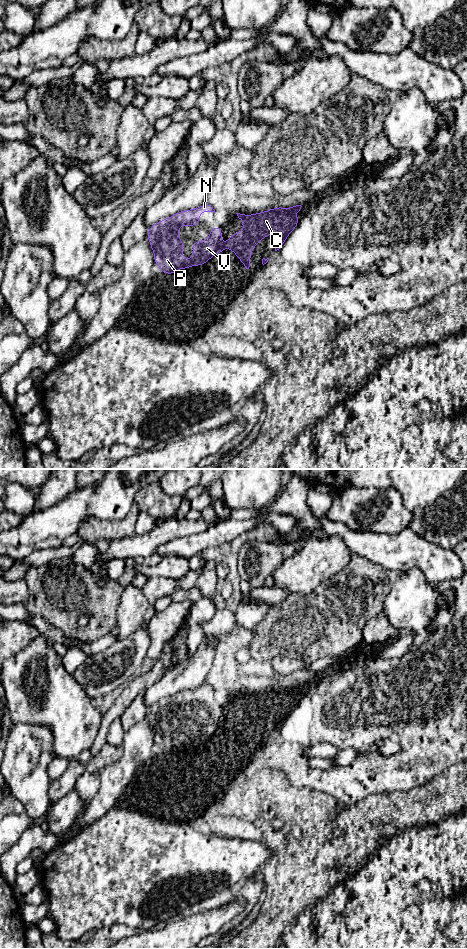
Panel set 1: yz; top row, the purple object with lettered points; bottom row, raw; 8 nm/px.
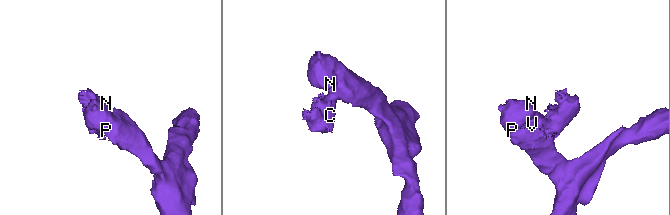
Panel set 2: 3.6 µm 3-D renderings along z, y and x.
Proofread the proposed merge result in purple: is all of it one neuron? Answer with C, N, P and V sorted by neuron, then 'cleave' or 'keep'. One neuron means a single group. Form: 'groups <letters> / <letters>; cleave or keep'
groups C / N P V; cleave

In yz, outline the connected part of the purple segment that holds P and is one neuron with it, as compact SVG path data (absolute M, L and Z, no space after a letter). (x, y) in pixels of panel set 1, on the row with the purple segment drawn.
M208 204L201 205L195 209L180 211L169 218L153 224L147 231L150 246L154 253L154 262L164 274L174 274L180 267L188 270L190 265L193 268L206 264L211 257L228 249L222 245L222 230L215 226L209 233L206 240L199 240L193 243L193 252L190 260L183 255L184 244L179 238L179 227L181 225L197 226L202 212L214 212Z

